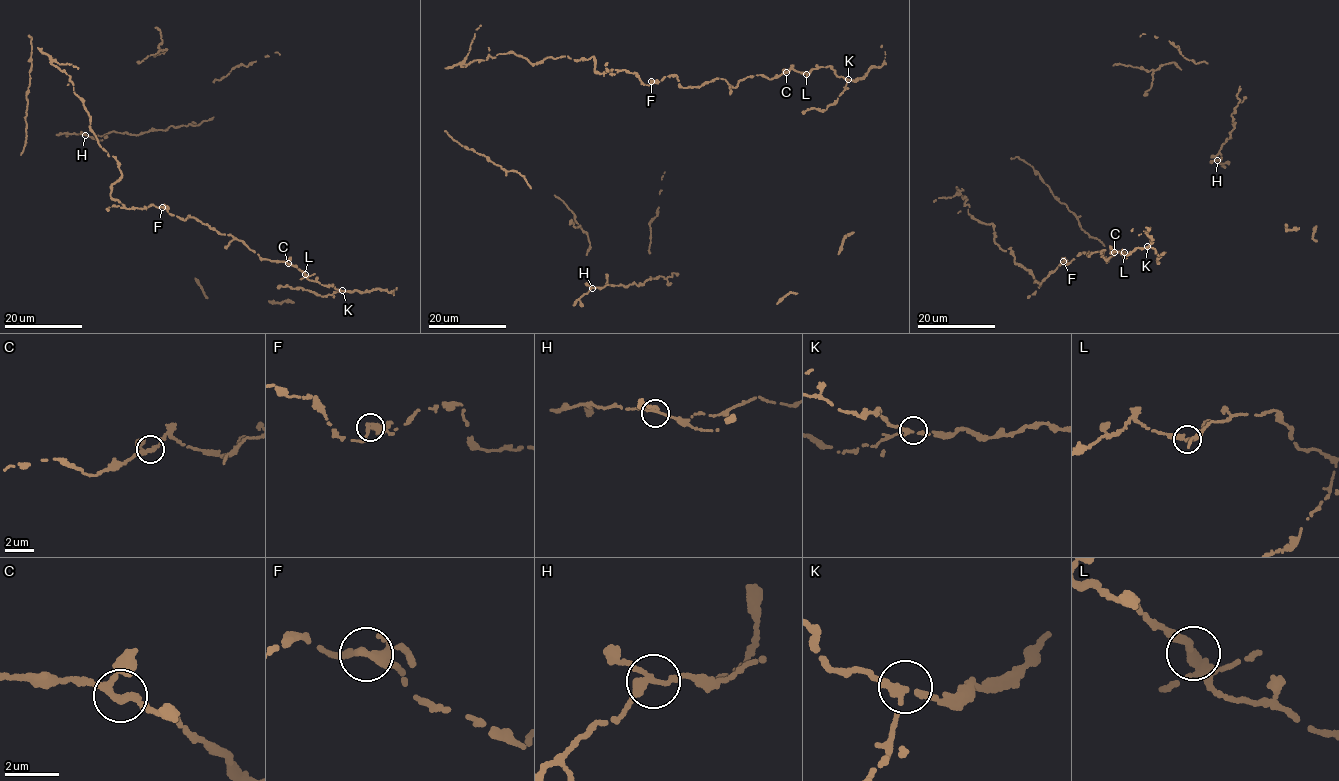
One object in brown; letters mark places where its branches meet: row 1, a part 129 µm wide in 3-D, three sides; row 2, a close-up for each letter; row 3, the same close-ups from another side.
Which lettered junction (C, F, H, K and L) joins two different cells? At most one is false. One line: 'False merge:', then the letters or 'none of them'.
False merge: F

